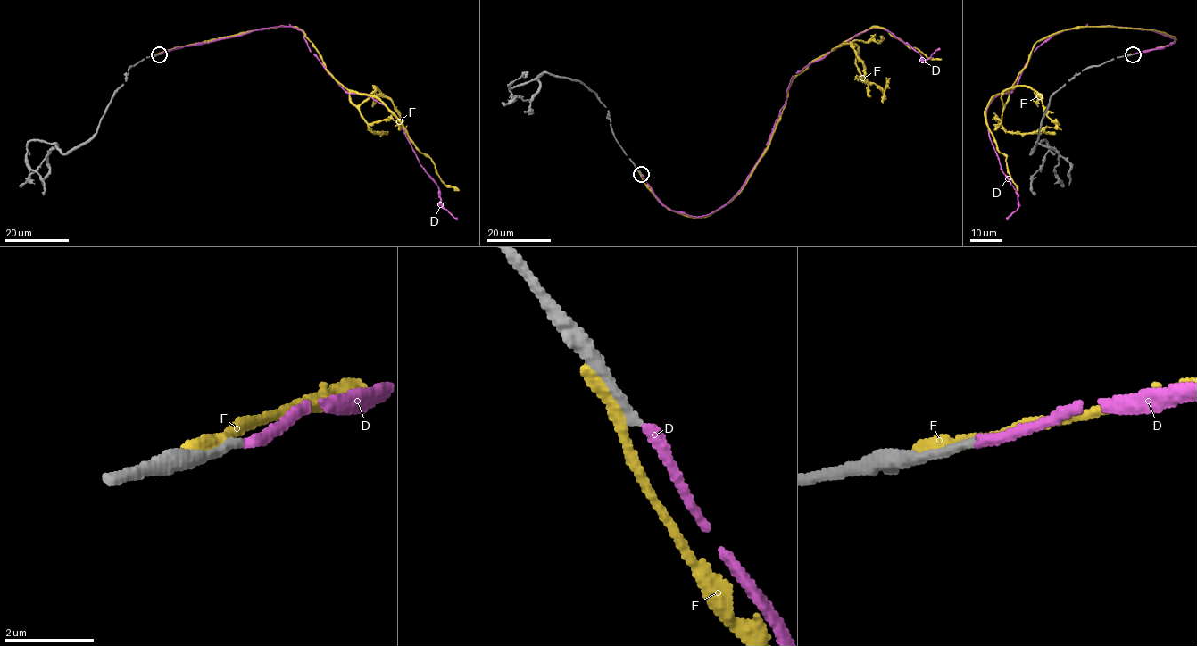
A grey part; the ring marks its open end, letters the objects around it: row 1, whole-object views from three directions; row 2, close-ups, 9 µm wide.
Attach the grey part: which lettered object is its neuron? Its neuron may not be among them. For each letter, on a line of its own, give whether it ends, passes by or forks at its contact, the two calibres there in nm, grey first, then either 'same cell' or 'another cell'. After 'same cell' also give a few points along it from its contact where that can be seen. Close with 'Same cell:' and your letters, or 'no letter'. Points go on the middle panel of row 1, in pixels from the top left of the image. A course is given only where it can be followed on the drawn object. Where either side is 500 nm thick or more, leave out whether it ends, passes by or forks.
D: it ends there; 190 nm thick on the grey side, 240 nm on the other; another cell
F: it ends there; 320 nm thick on the grey side, 440 nm on the other; another cell
Same cell: no letter

